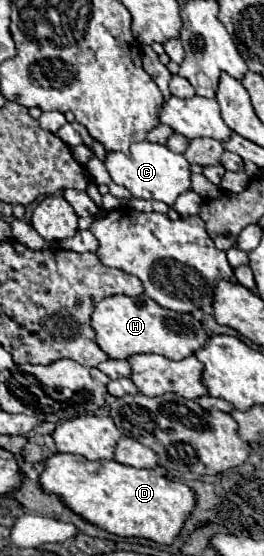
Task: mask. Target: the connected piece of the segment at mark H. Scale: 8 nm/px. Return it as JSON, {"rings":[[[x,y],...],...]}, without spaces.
{"rings":[[[114,295],[100,301],[92,313],[92,327],[96,331],[96,343],[100,349],[112,359],[128,359],[136,353],[156,353],[174,361],[186,359],[202,349],[210,335],[206,333],[200,321],[194,321],[192,315],[172,313],[170,309],[160,309],[148,297],[128,297],[128,295]]]}

